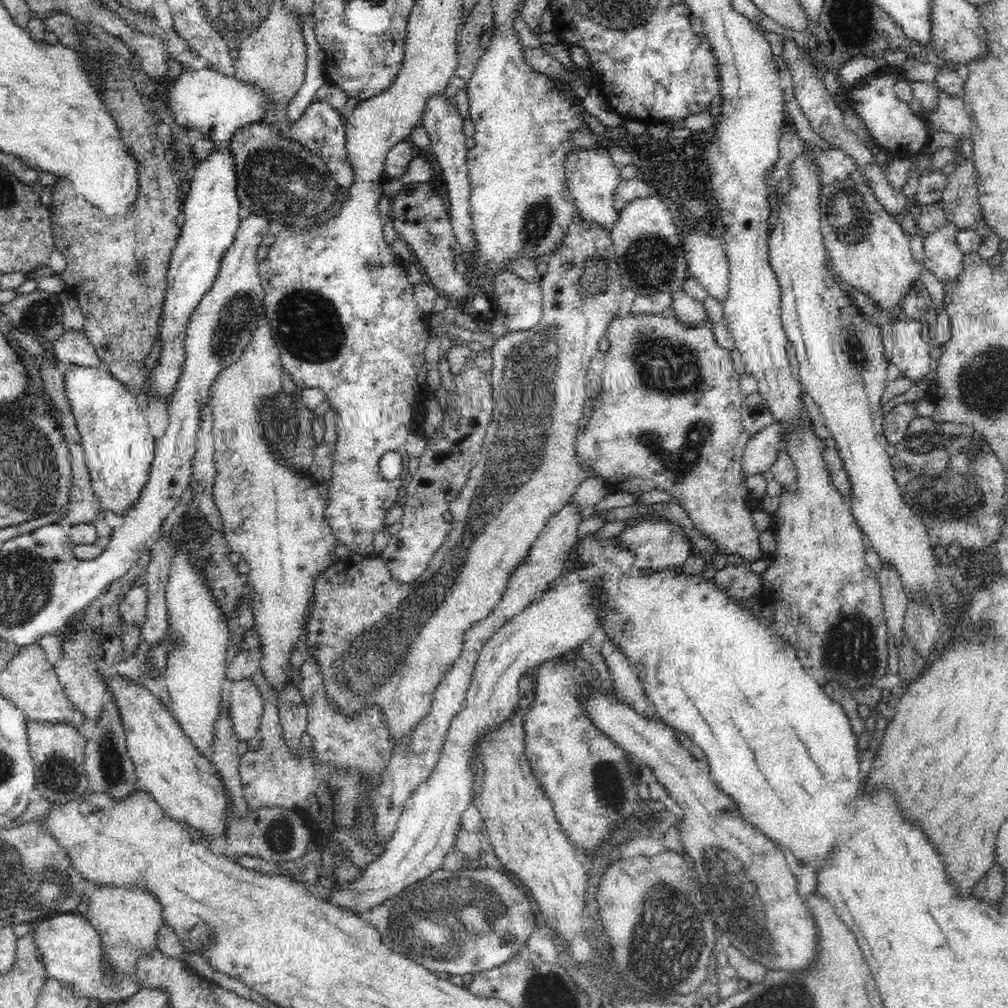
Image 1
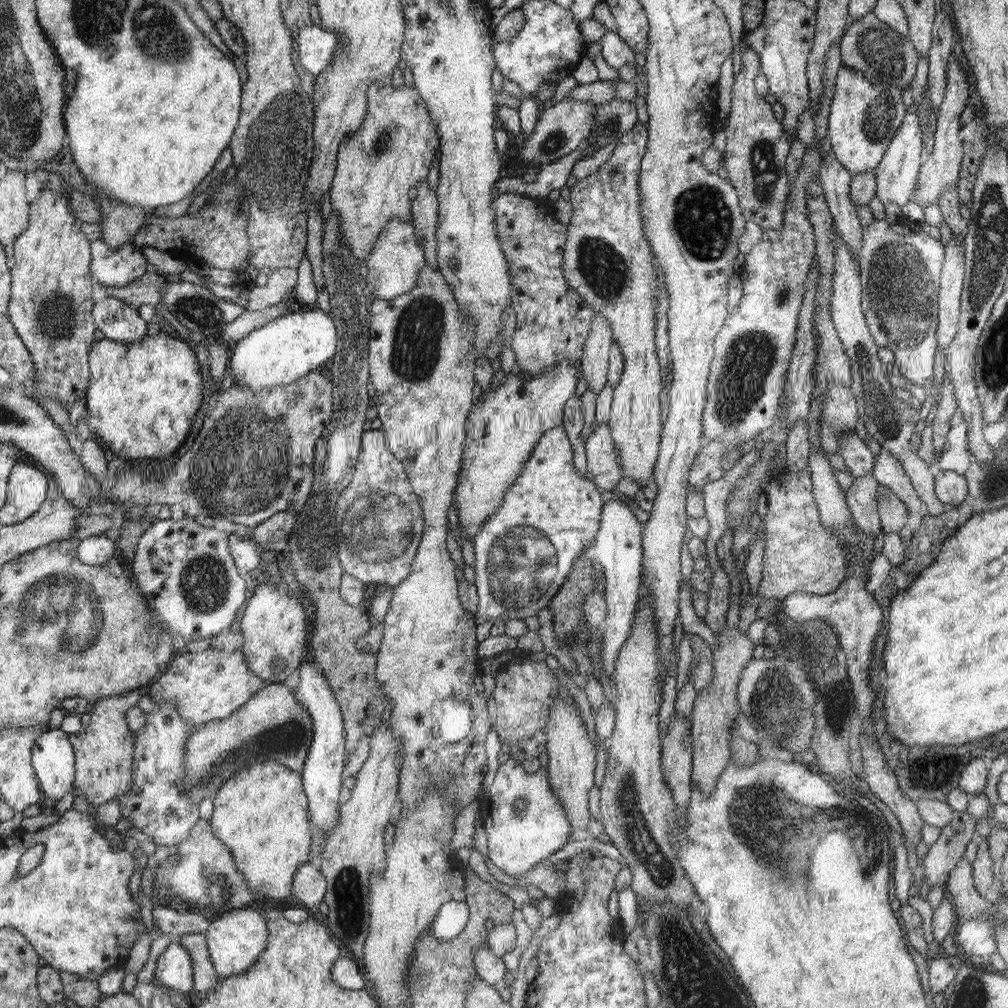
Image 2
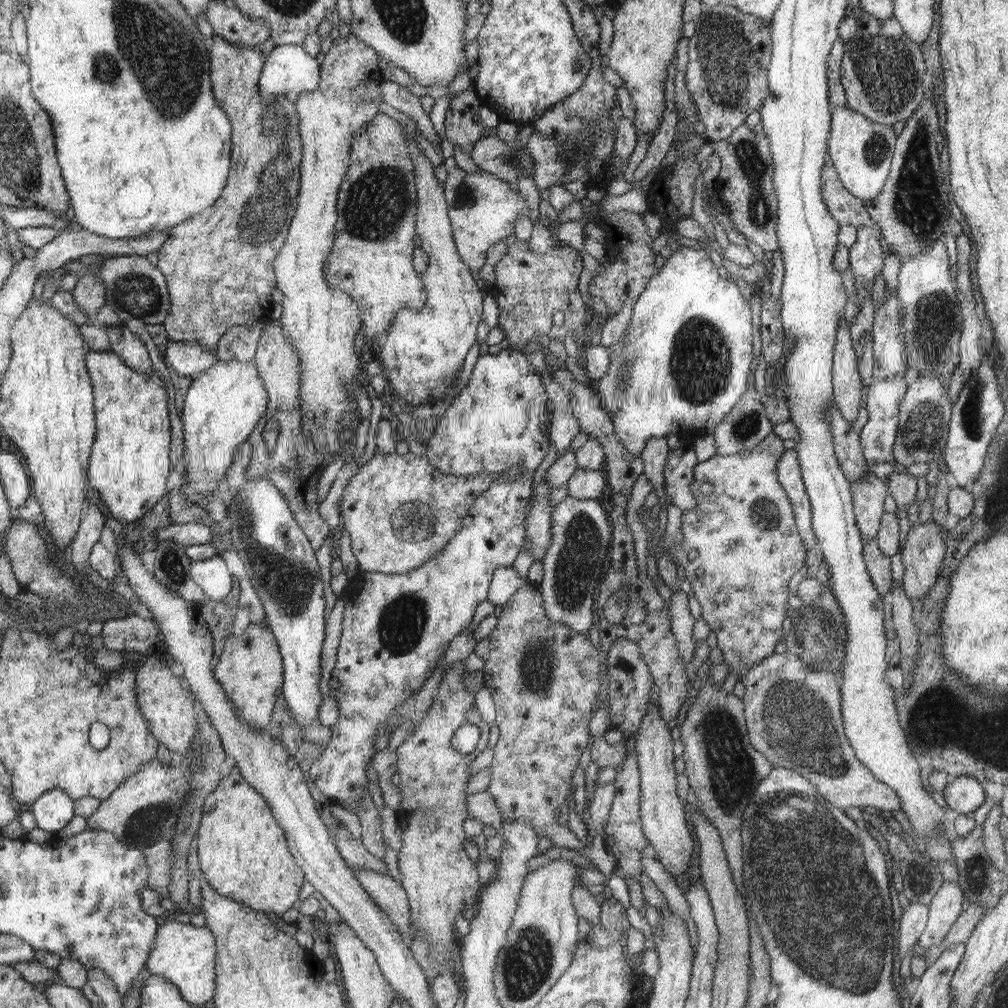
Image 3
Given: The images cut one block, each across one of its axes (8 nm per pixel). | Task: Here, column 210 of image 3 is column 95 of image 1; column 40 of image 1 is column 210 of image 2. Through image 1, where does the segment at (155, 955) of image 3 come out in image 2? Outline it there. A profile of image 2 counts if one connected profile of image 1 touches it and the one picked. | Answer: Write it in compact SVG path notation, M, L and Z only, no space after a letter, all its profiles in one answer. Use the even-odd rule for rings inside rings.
M244 907L242 910L232 910L210 921L206 932L206 944L210 960L220 977L231 977L250 969L258 960L260 953L267 948L268 928L267 918L262 907Z

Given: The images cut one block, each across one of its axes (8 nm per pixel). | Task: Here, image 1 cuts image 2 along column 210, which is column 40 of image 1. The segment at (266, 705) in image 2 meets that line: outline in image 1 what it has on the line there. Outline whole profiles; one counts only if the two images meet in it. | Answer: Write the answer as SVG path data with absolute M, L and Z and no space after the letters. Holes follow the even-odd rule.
M29 720L28 744L36 767L36 789L38 797L51 804L67 805L89 792L89 780L85 770L85 750L87 740L79 730L68 722L45 725Z

